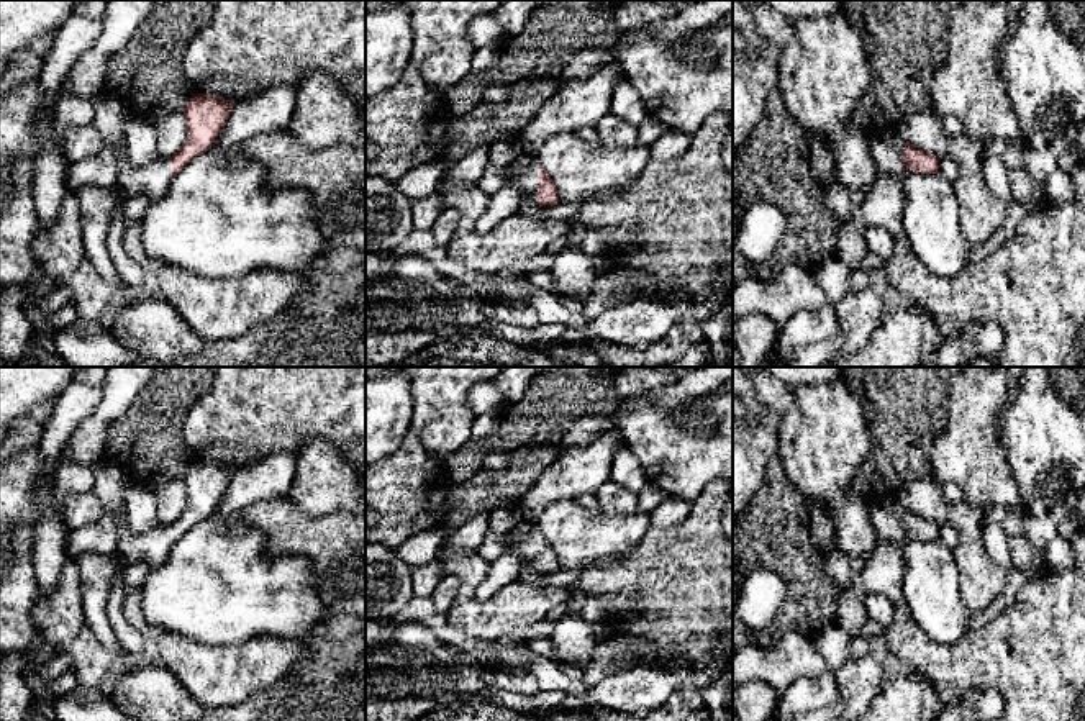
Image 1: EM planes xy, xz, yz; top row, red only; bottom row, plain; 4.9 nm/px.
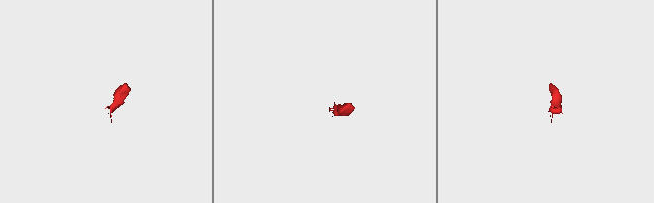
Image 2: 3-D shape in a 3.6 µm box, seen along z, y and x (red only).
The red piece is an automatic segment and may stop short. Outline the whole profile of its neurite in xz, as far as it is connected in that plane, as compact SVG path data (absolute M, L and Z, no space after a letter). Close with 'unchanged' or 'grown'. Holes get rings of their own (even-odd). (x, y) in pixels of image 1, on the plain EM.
M526 518L528 531L520 541L518 552L523 565L533 565L539 574L552 574L559 570L556 551L536 526L536 518Z; grown

